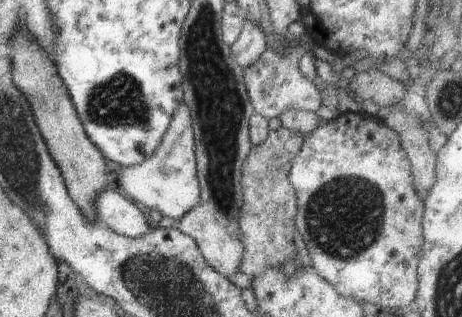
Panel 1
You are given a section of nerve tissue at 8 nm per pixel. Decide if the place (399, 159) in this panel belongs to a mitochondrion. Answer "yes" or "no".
no

